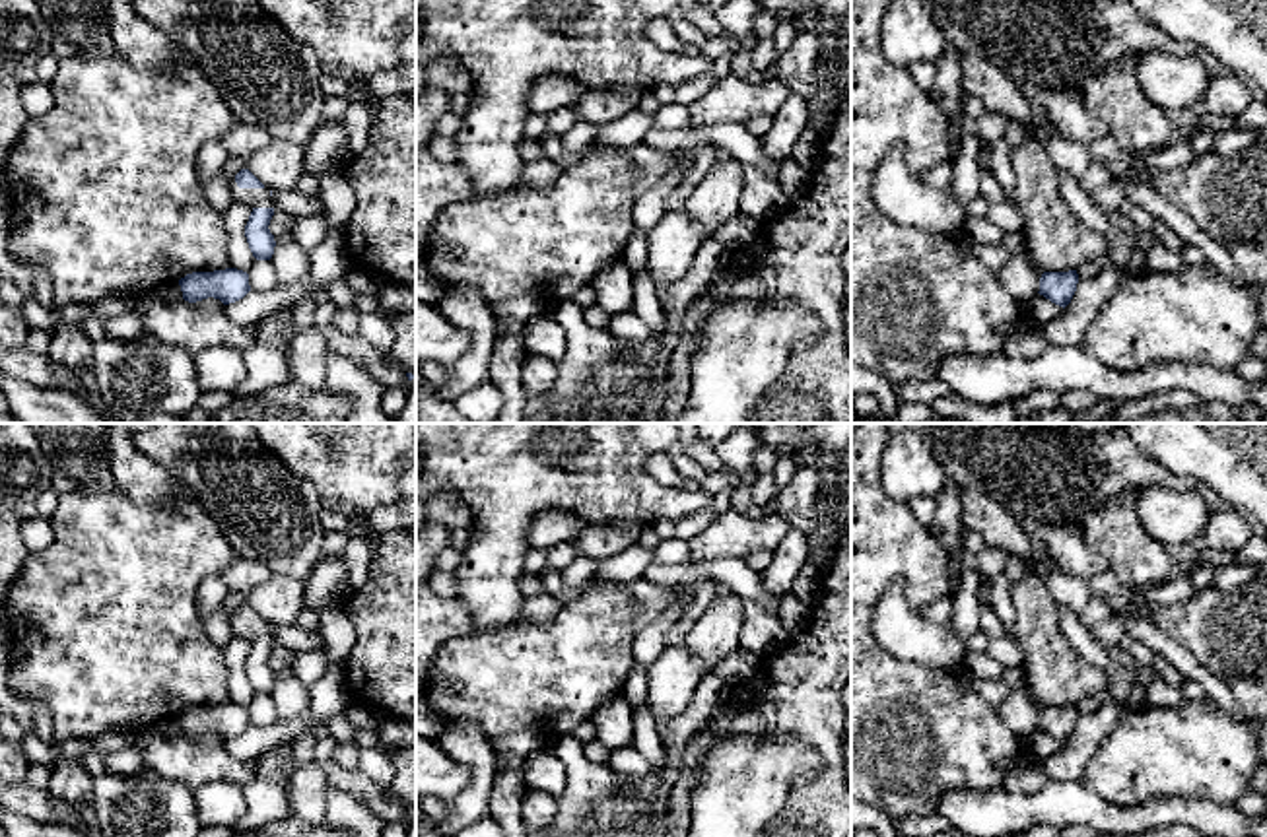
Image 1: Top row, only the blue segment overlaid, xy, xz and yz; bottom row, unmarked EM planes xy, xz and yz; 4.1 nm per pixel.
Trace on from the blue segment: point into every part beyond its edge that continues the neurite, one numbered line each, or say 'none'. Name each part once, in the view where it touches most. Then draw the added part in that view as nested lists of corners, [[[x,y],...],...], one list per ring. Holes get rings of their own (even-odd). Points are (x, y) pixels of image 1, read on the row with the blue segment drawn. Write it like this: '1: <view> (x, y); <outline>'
1: xy (255, 197); [[[237,183],[231,184],[231,194],[237,200],[251,204],[253,208],[272,208],[270,190],[264,188],[239,188]]]

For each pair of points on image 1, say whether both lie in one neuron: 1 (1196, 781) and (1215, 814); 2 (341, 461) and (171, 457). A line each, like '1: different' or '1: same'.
1: different
2: different

